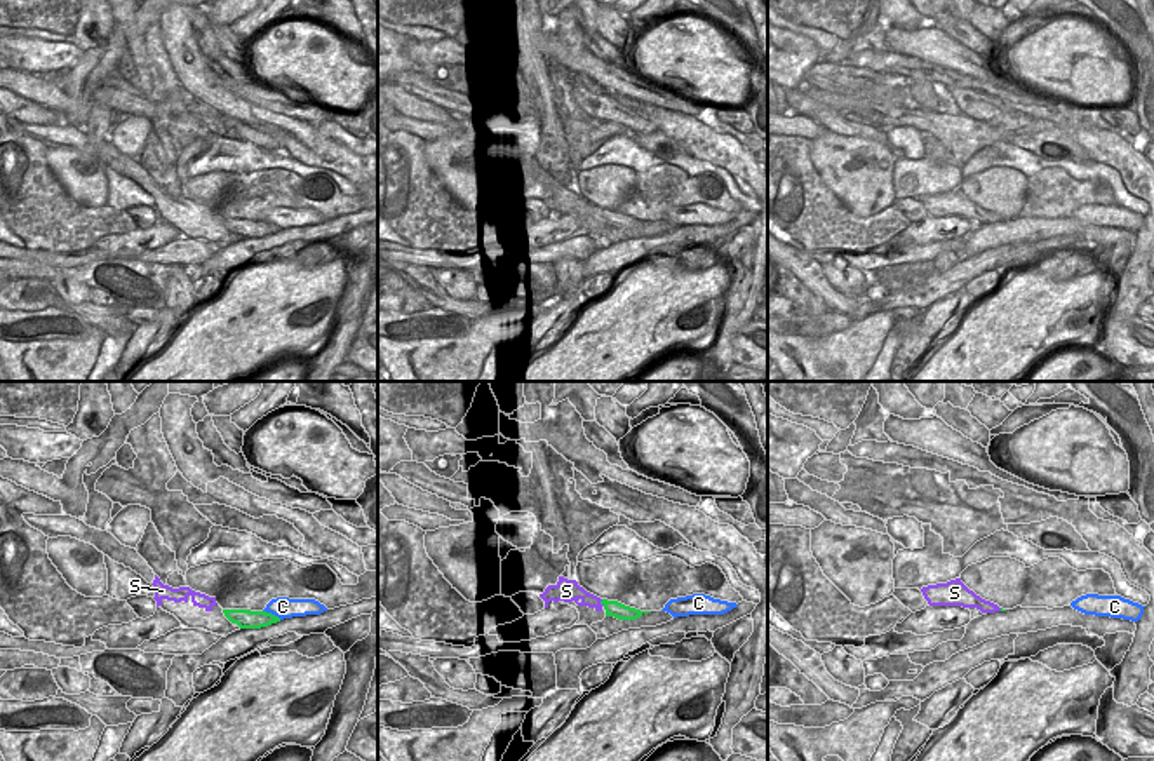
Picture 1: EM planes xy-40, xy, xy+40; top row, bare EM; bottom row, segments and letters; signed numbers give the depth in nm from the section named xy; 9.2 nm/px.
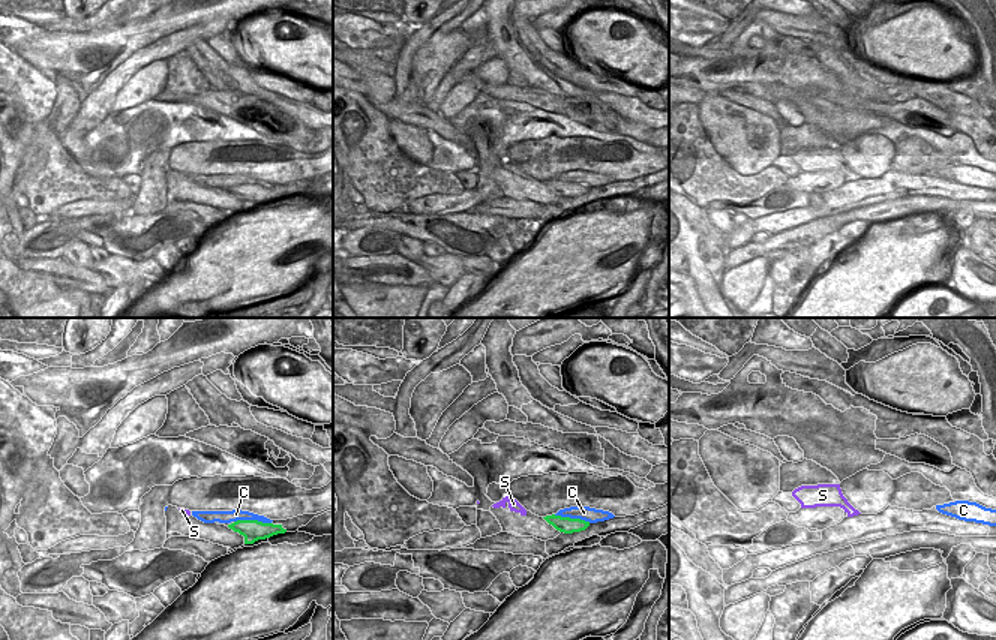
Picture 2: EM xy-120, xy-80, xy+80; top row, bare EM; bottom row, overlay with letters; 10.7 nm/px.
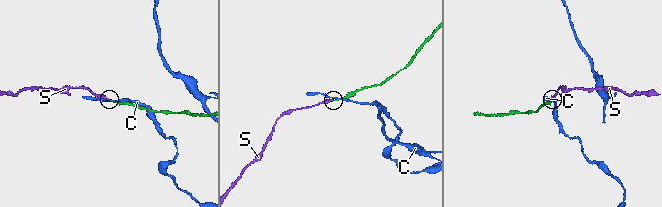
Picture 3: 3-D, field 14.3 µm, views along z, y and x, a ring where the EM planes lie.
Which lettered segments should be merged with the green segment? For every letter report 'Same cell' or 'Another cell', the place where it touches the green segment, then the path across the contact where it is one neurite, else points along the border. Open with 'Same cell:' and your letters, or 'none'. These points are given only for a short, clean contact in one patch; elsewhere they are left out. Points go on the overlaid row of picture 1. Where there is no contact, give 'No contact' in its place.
Same cell: S
C: Another cell. Touches green at xy-40 (270, 613)
S: Same cell. Touches green at xy (603, 603). Path across: xy (613, 608), (603, 603), (589, 599)

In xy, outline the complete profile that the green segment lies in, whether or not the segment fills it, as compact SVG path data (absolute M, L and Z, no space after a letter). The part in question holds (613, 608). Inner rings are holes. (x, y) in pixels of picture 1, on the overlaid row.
M559 576L559 582L555 585L548 585L540 597L545 601L545 608L548 608L548 603L571 603L574 601L578 606L588 606L595 611L606 611L606 616L614 616L618 620L637 620L644 613L651 611L641 611L630 606L625 606L618 601L607 601L600 599L590 592L587 592L583 587L578 585L576 580L567 580L564 576Z

